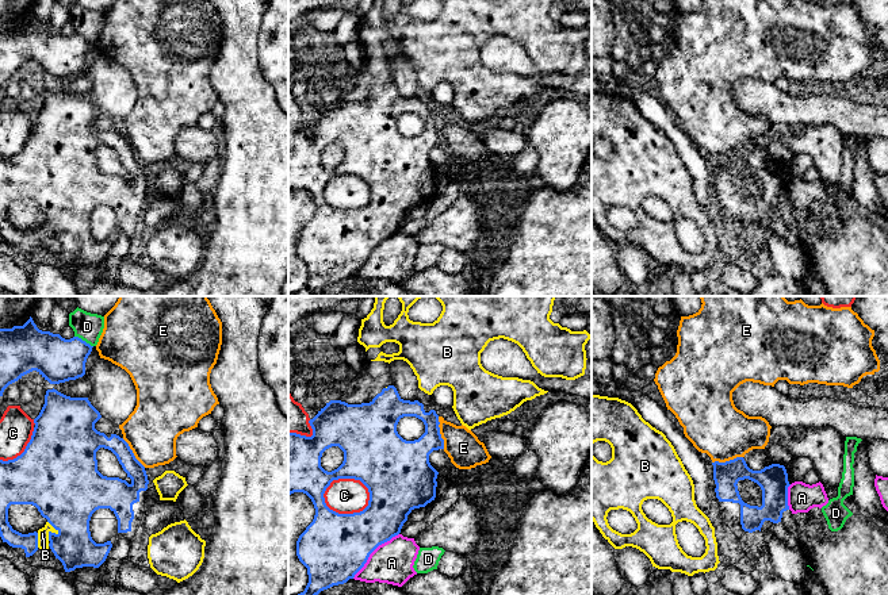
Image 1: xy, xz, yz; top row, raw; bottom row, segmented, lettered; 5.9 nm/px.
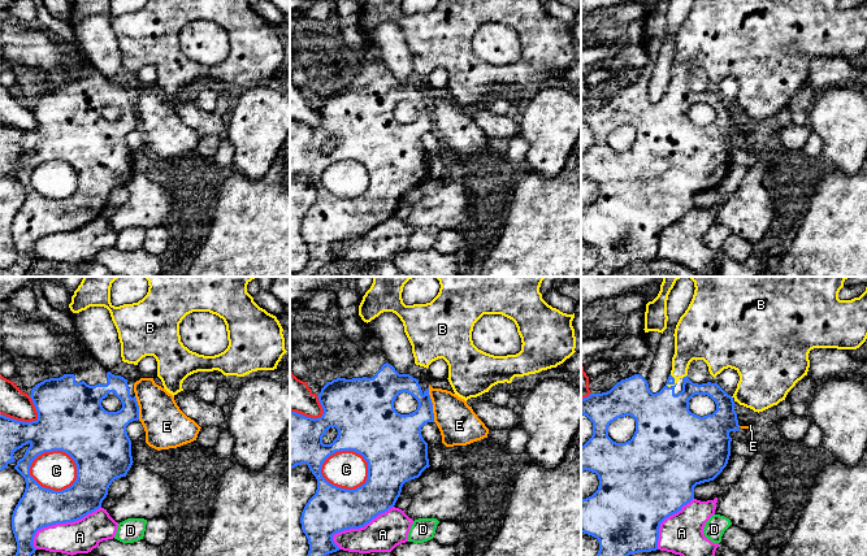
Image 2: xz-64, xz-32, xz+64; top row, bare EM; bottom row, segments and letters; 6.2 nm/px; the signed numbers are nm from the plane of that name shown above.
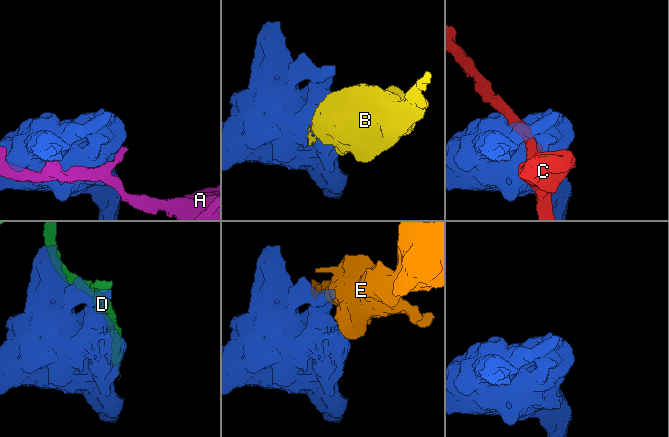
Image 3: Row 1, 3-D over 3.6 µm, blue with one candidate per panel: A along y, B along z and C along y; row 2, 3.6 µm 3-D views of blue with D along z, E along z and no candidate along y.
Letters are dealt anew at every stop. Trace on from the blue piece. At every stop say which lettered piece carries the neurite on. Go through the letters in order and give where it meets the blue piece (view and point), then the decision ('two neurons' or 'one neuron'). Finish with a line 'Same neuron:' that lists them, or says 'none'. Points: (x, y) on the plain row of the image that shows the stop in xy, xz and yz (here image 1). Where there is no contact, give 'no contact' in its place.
A: xz (372, 248) | two neurons
B: xy (53, 230) | one neuron
C: xz (344, 211) | two neurons
D: xy (84, 38) | two neurons
E: xz (439, 130) | two neurons
Same neuron: B

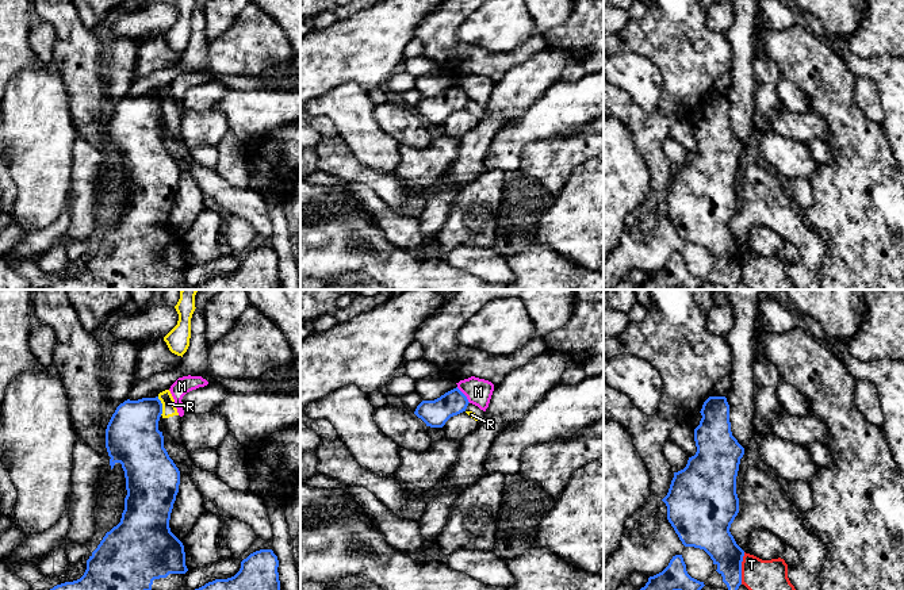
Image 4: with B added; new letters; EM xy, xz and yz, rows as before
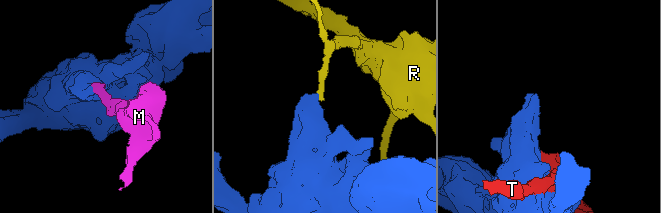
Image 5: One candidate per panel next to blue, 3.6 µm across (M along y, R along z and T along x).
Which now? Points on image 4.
M: xz (464, 92) | two neurons
R: xy (161, 103) | two neurons
T: yz (740, 265) | two neurons
Same neuron: none

